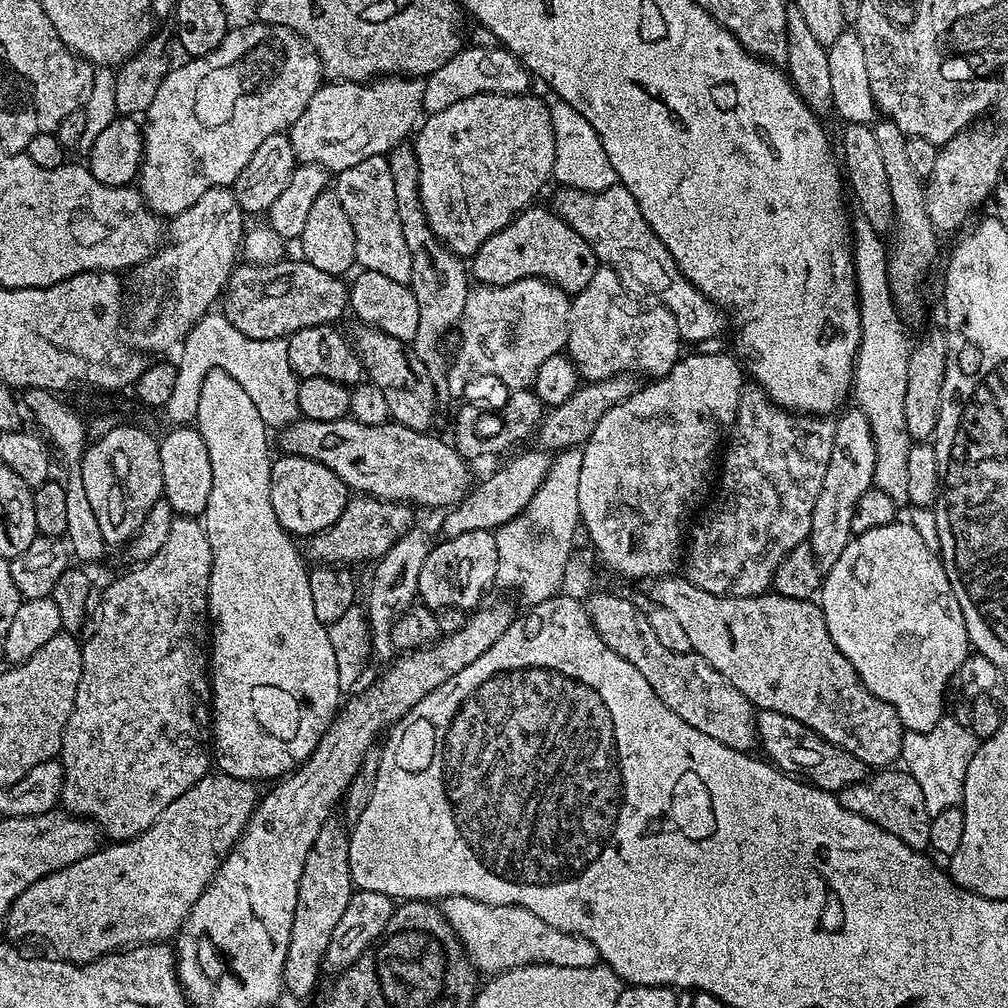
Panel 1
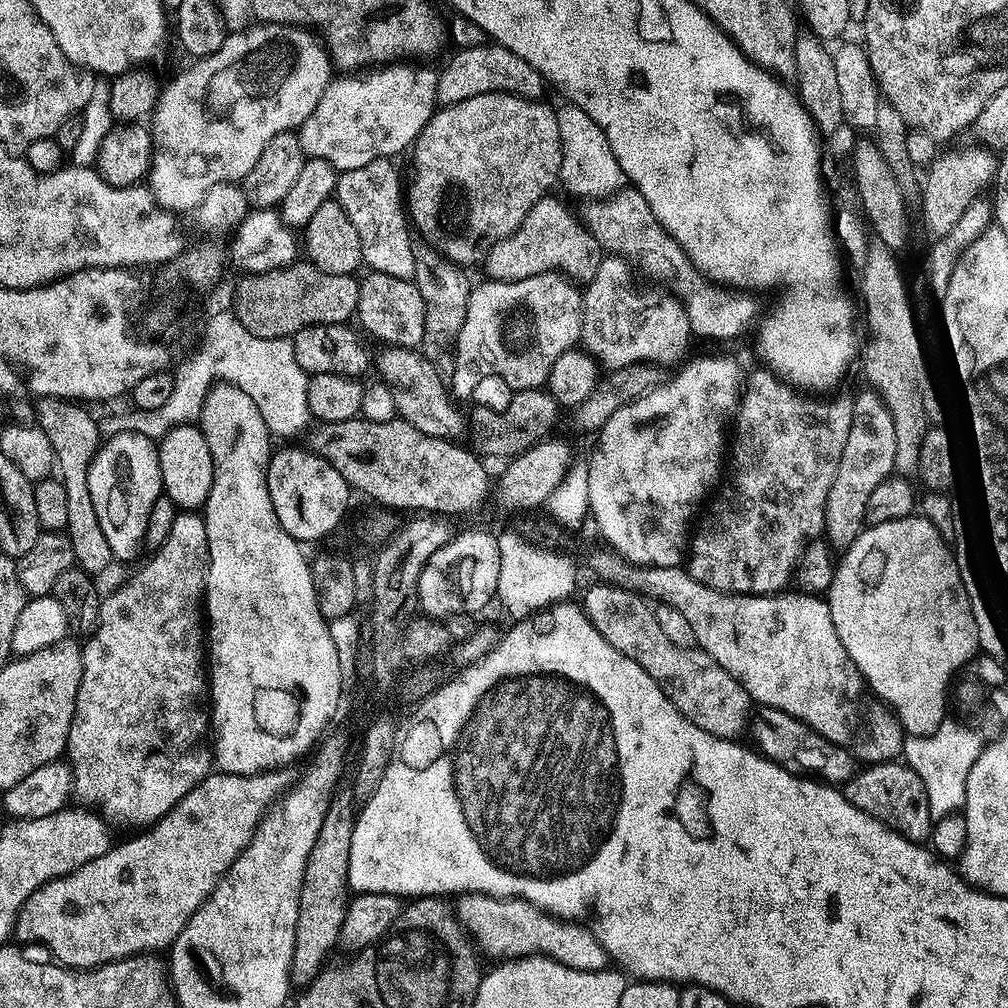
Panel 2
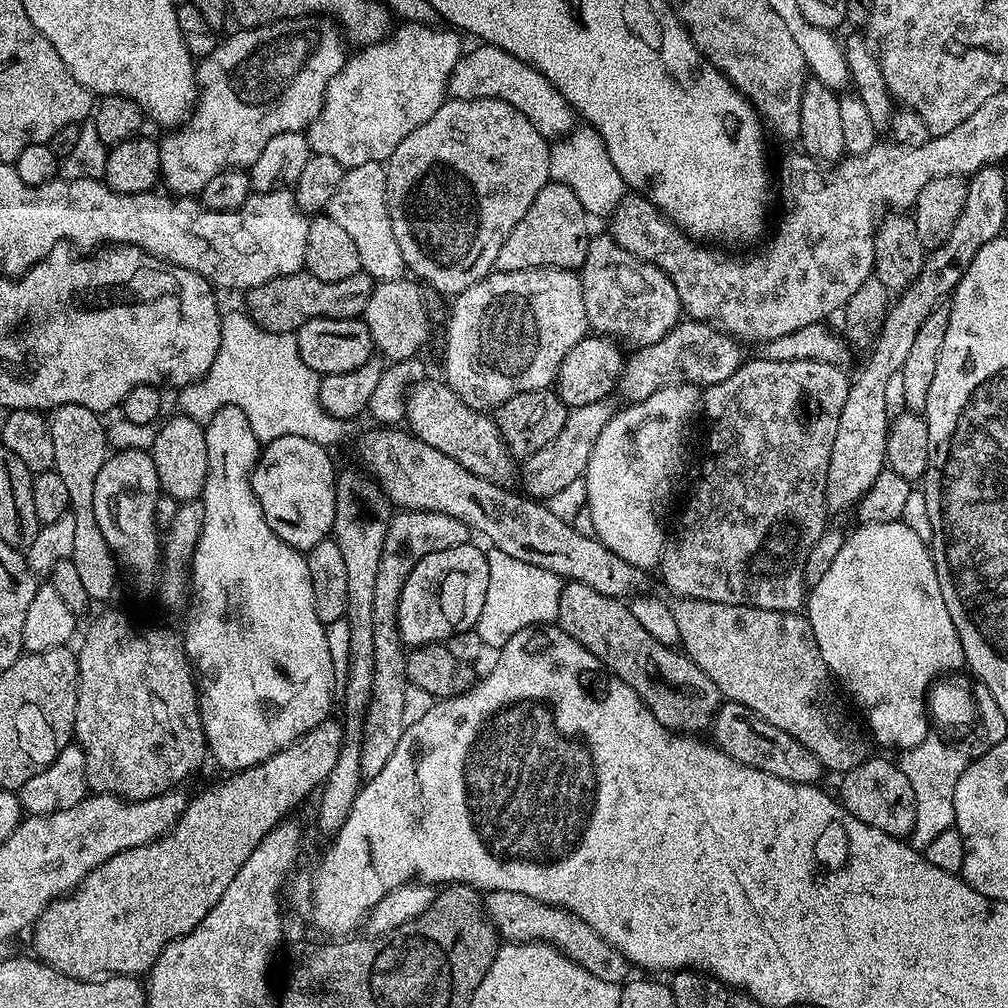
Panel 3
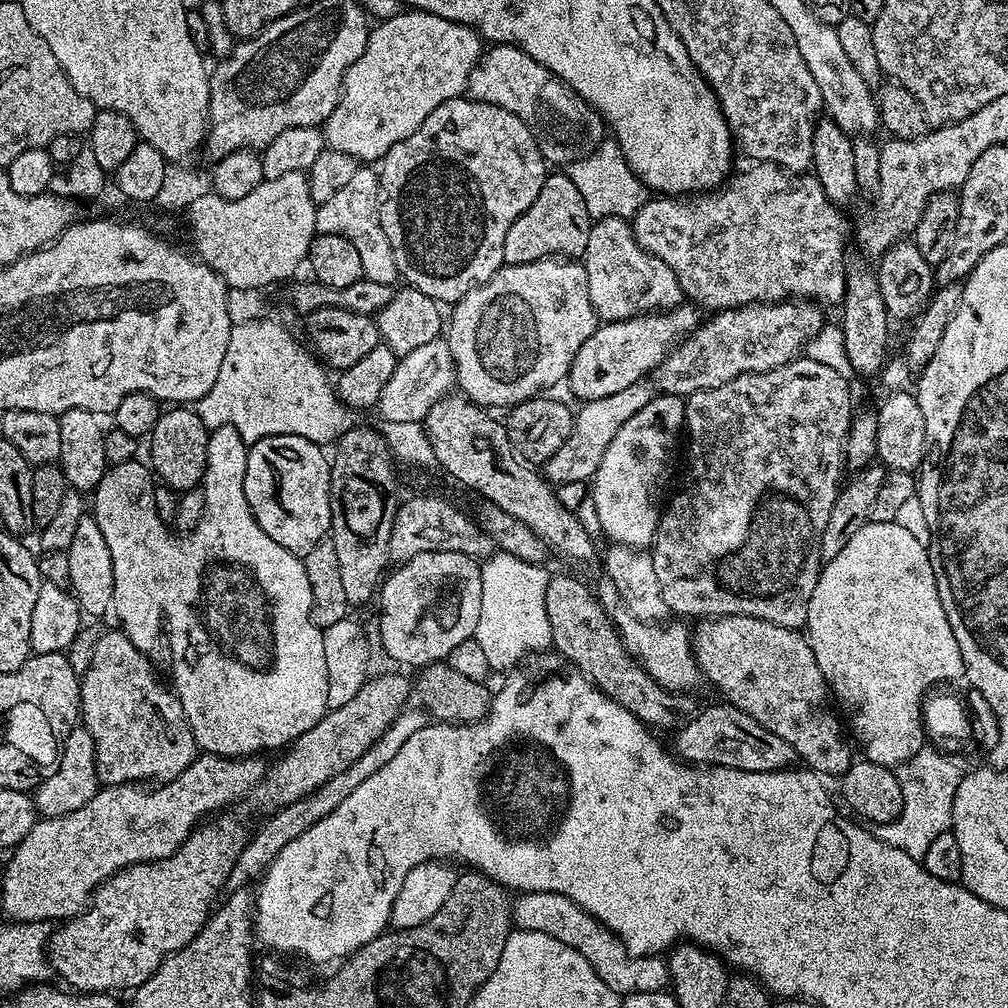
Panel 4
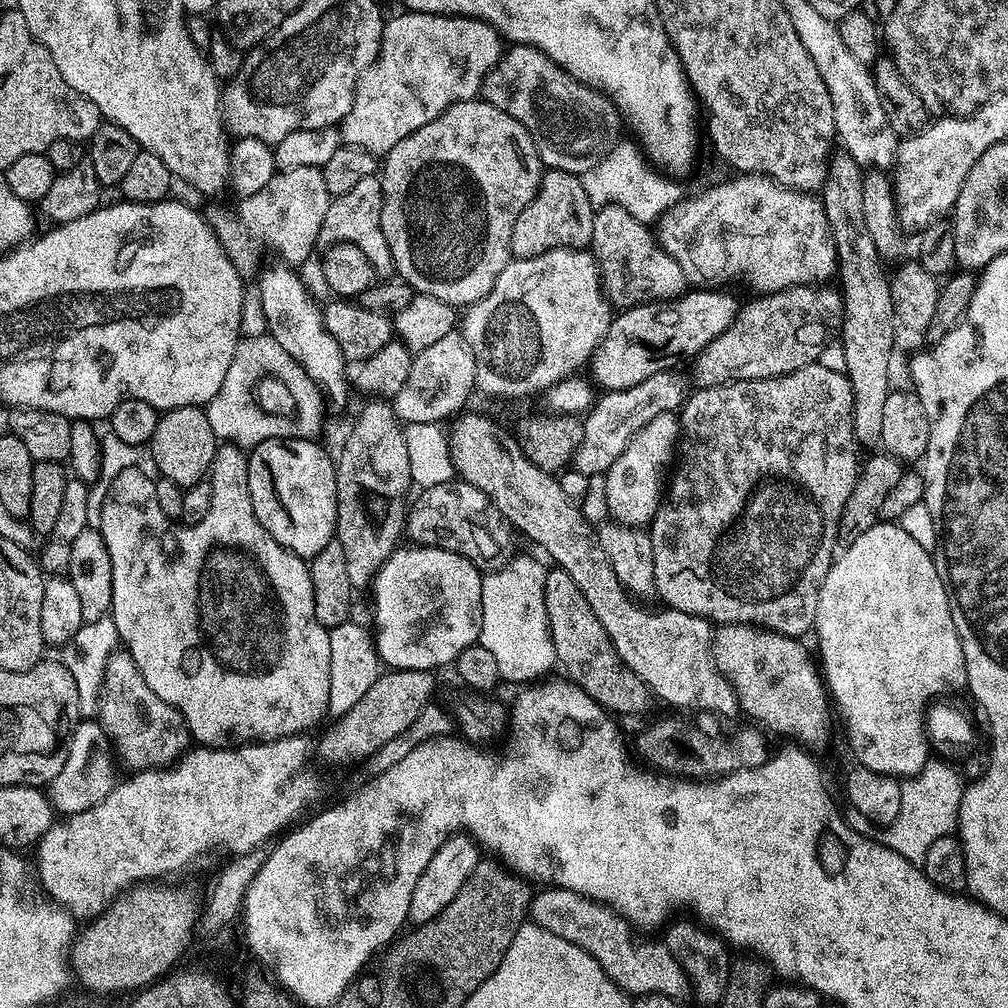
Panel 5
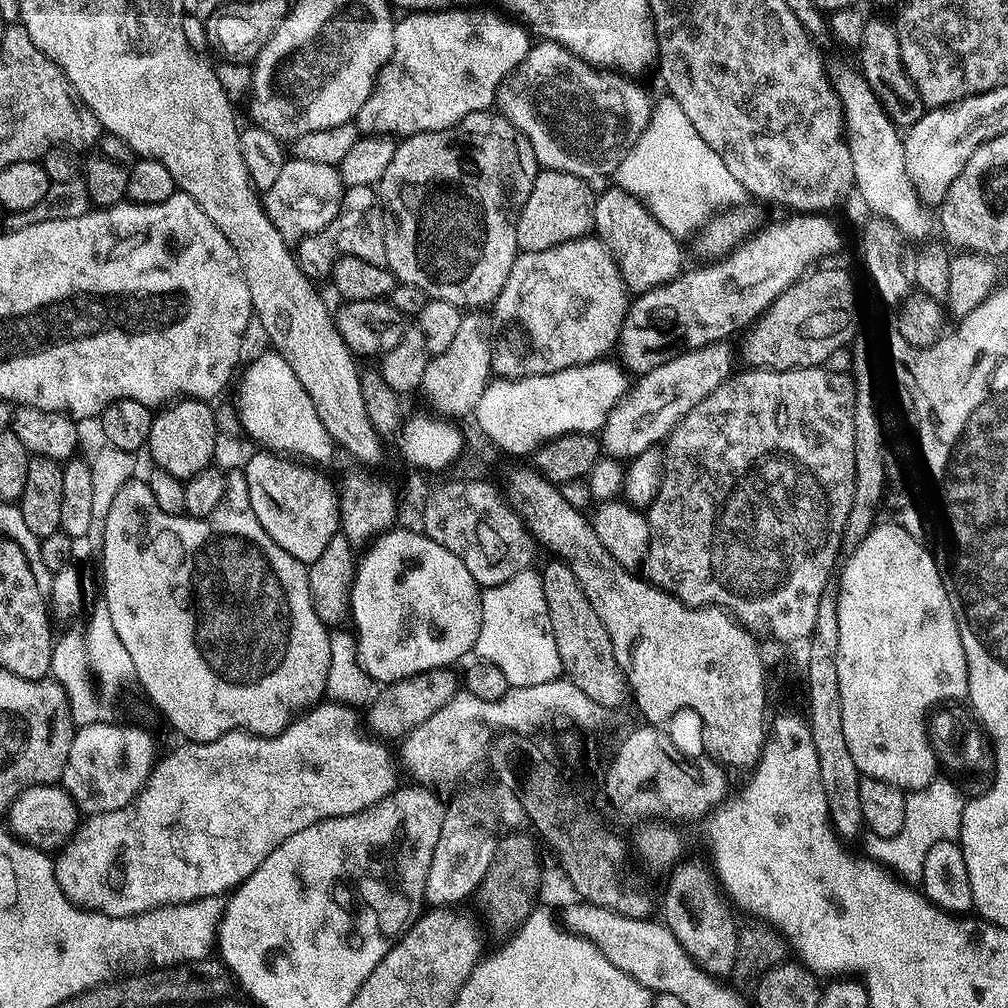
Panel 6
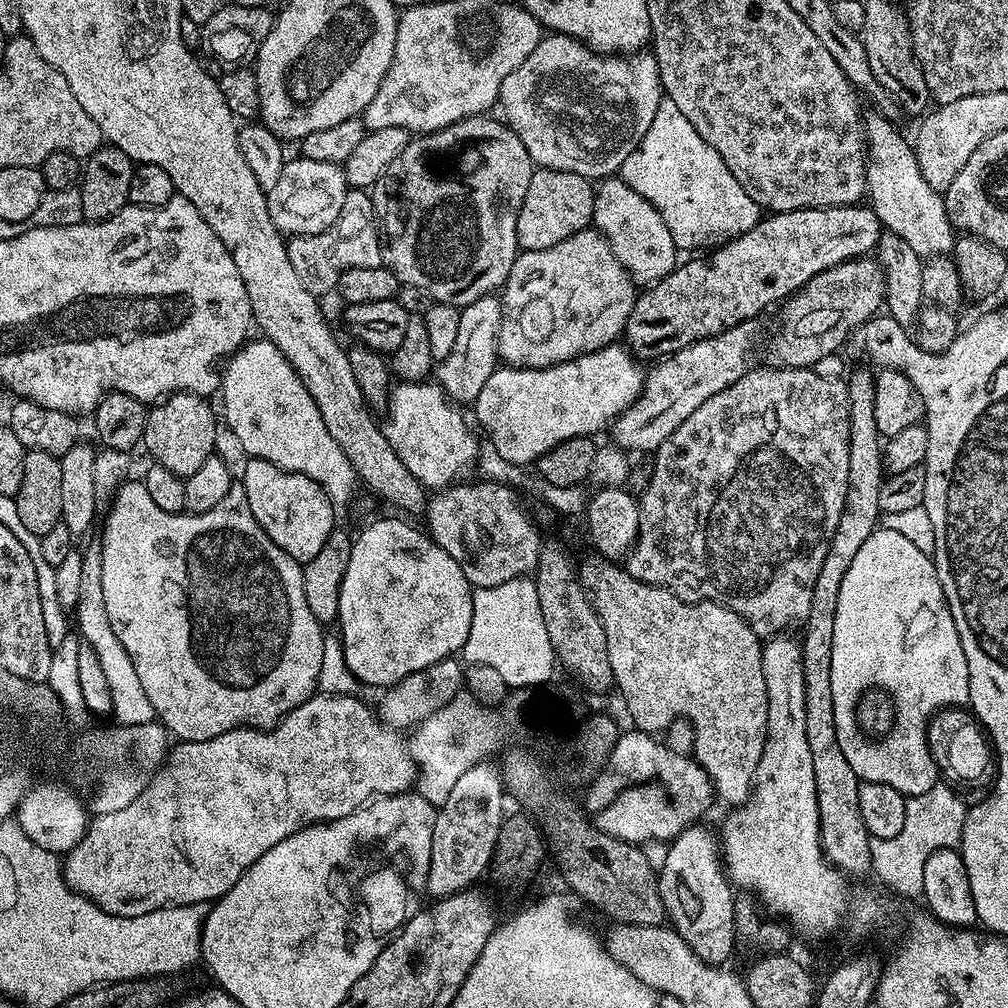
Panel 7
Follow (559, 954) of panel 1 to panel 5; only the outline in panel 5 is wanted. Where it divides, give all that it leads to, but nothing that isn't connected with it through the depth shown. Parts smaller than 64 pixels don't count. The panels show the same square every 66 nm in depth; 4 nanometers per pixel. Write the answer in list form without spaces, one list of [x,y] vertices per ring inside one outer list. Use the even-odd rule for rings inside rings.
[[[548,886],[533,895],[530,920],[542,930],[590,954],[590,958],[598,962],[598,966],[625,994],[637,997],[656,992],[660,996],[680,998],[683,997],[683,992],[689,991],[690,985],[682,966],[674,962],[674,956],[670,954],[668,947],[659,939],[636,940],[637,933],[632,925],[604,904],[588,900],[565,888]]]

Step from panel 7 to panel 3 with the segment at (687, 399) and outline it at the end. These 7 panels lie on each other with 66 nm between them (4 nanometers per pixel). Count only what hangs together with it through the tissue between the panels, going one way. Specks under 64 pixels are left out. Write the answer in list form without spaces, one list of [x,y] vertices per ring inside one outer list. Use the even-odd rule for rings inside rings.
[[[599,400],[590,402],[590,406],[571,409],[566,418],[566,426],[562,426],[562,434],[558,434],[554,442],[542,446],[542,450],[538,450],[523,461],[522,480],[524,476],[525,488],[523,491],[529,497],[551,498],[554,494],[558,494],[558,490],[570,486],[570,482],[583,477],[588,468],[594,444],[598,442],[598,434],[602,434],[608,419],[613,416],[614,408],[610,405],[608,400]]]

